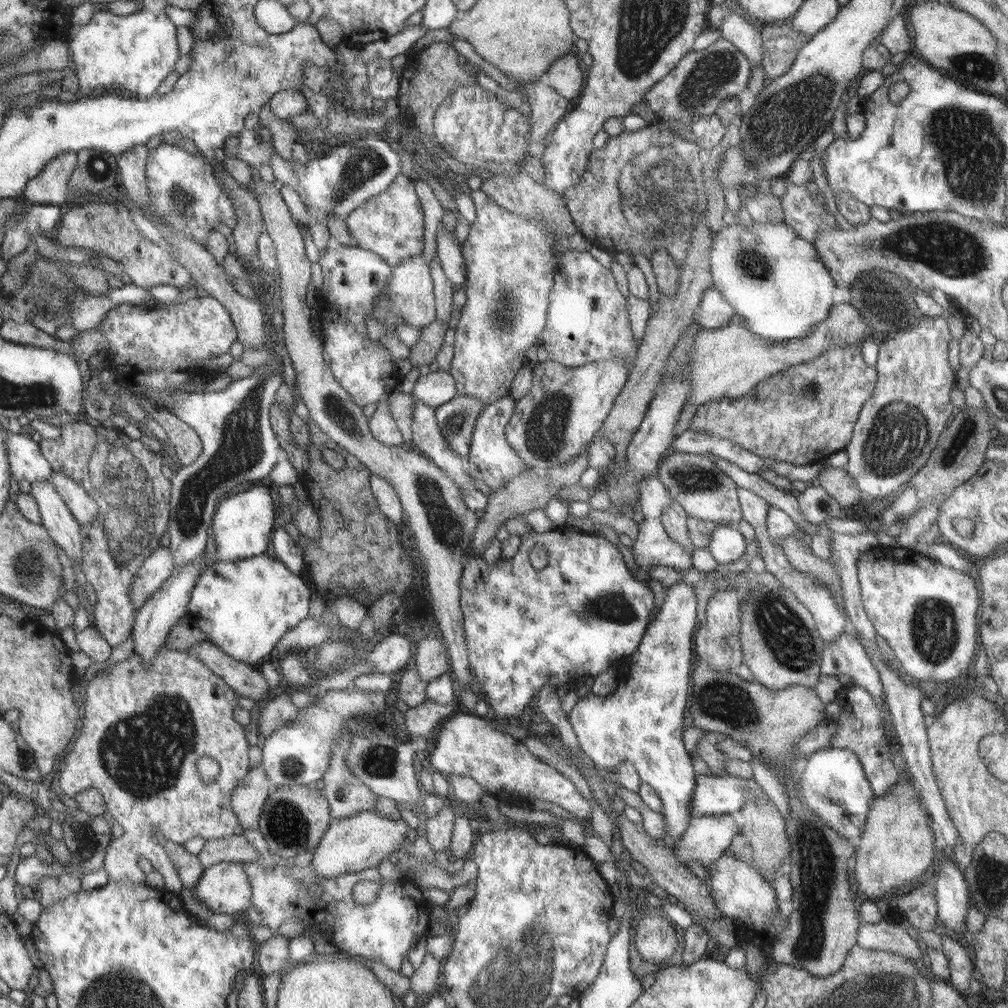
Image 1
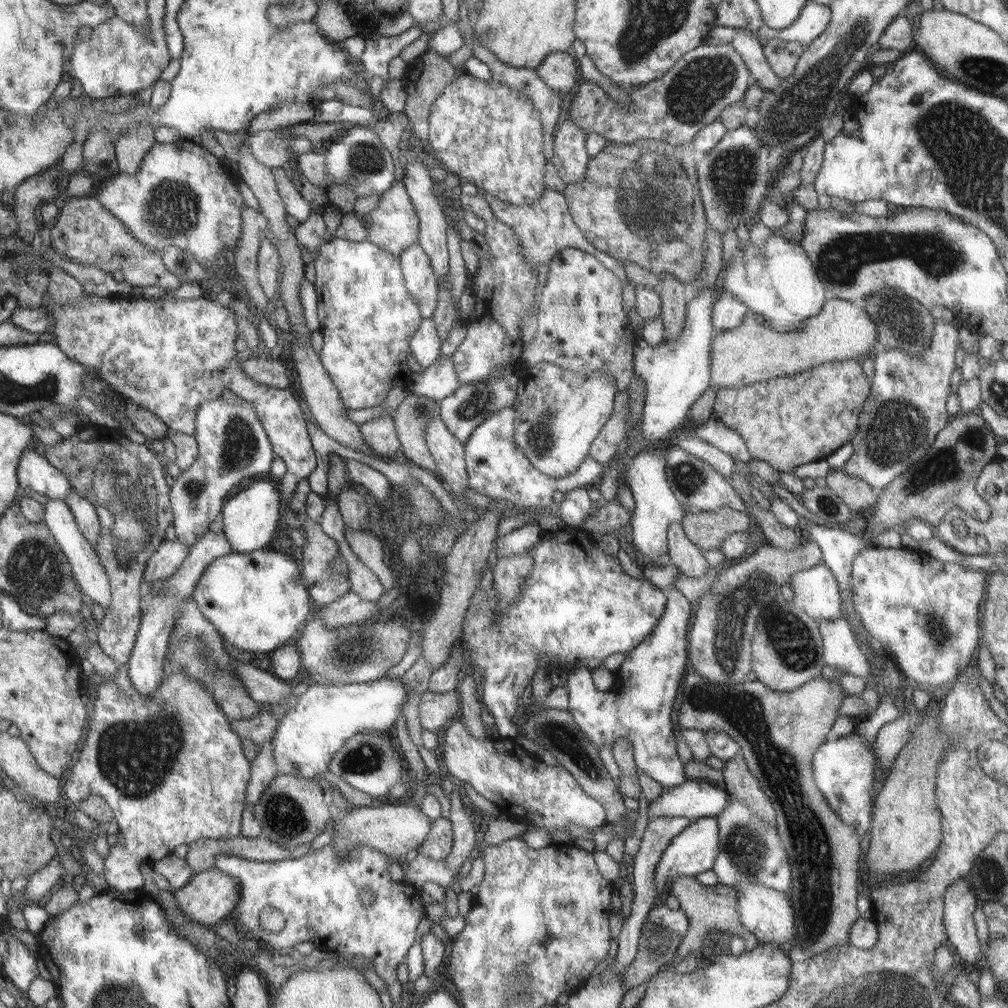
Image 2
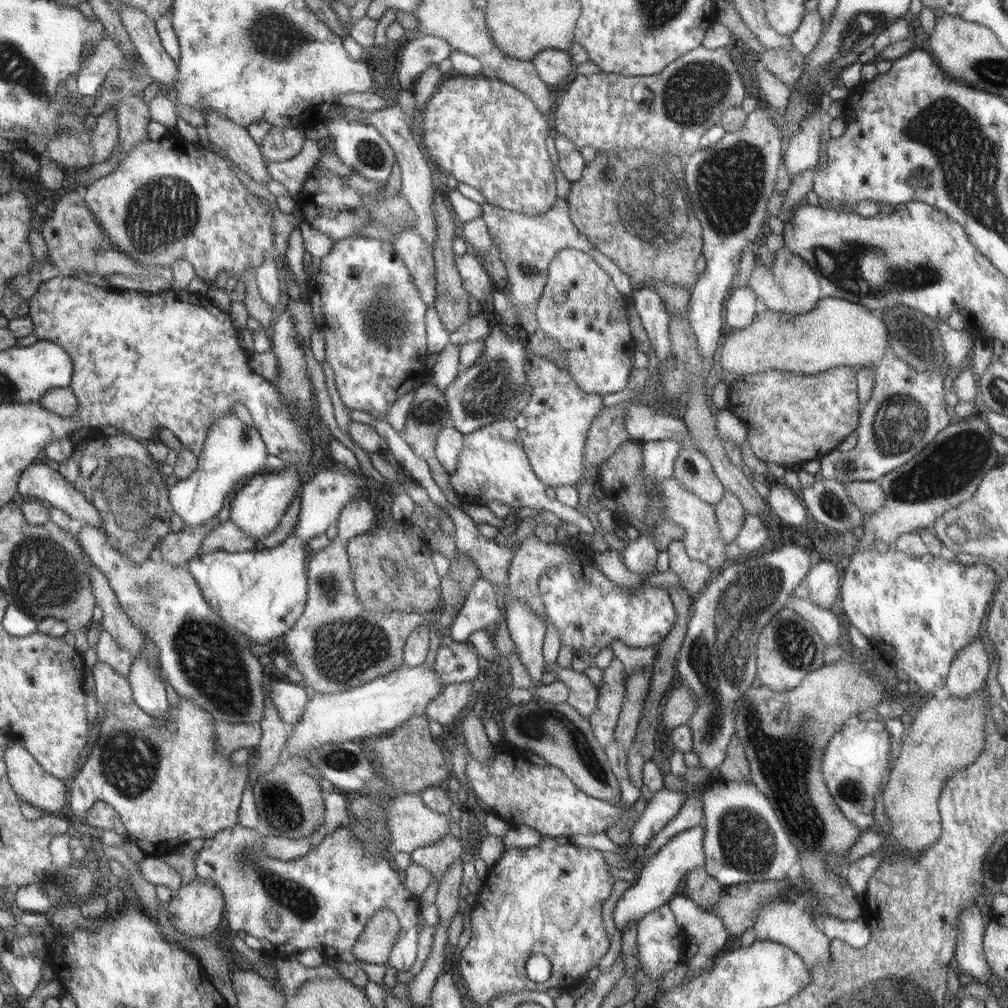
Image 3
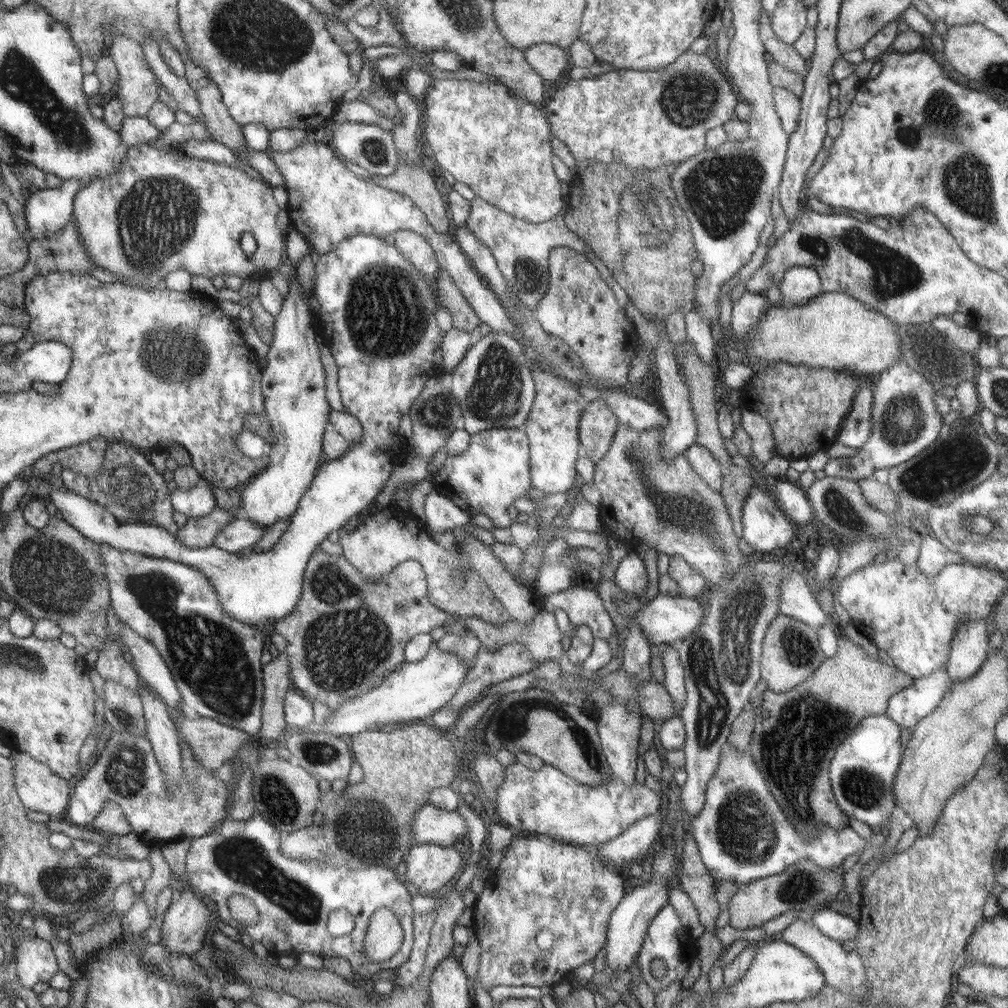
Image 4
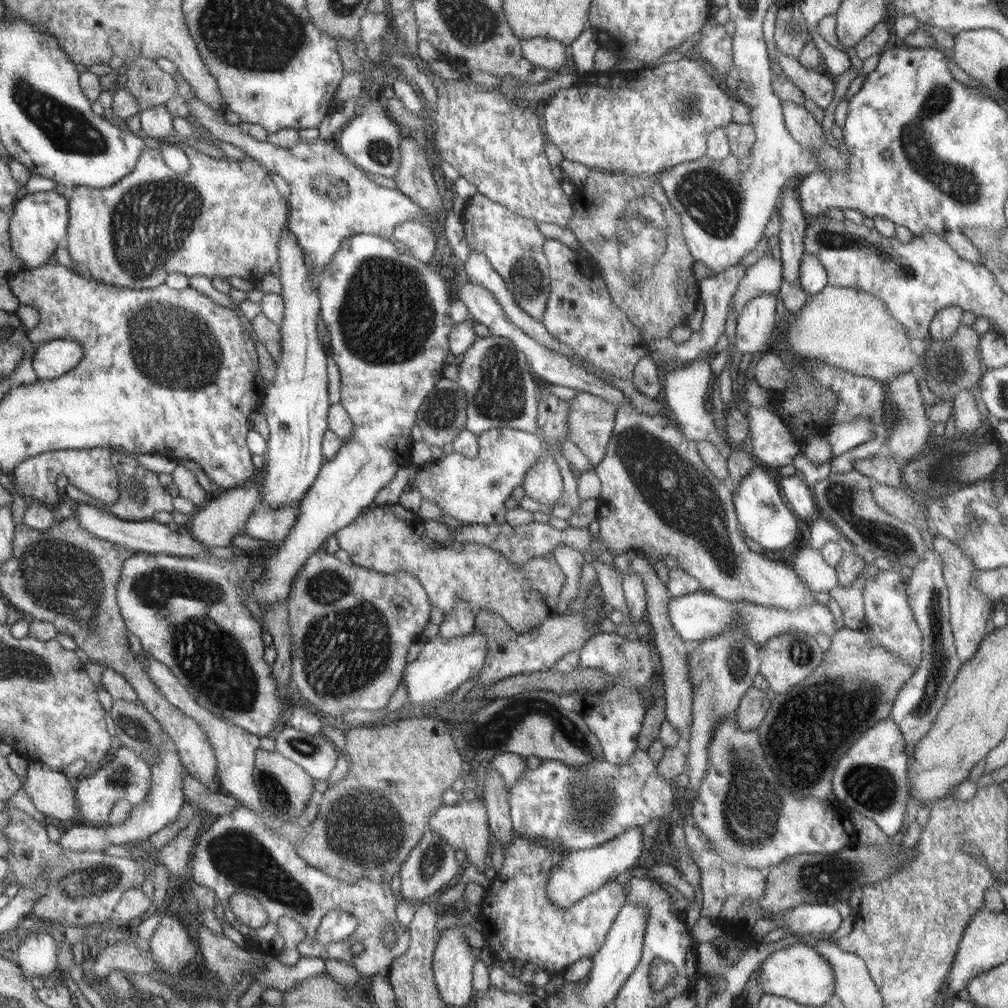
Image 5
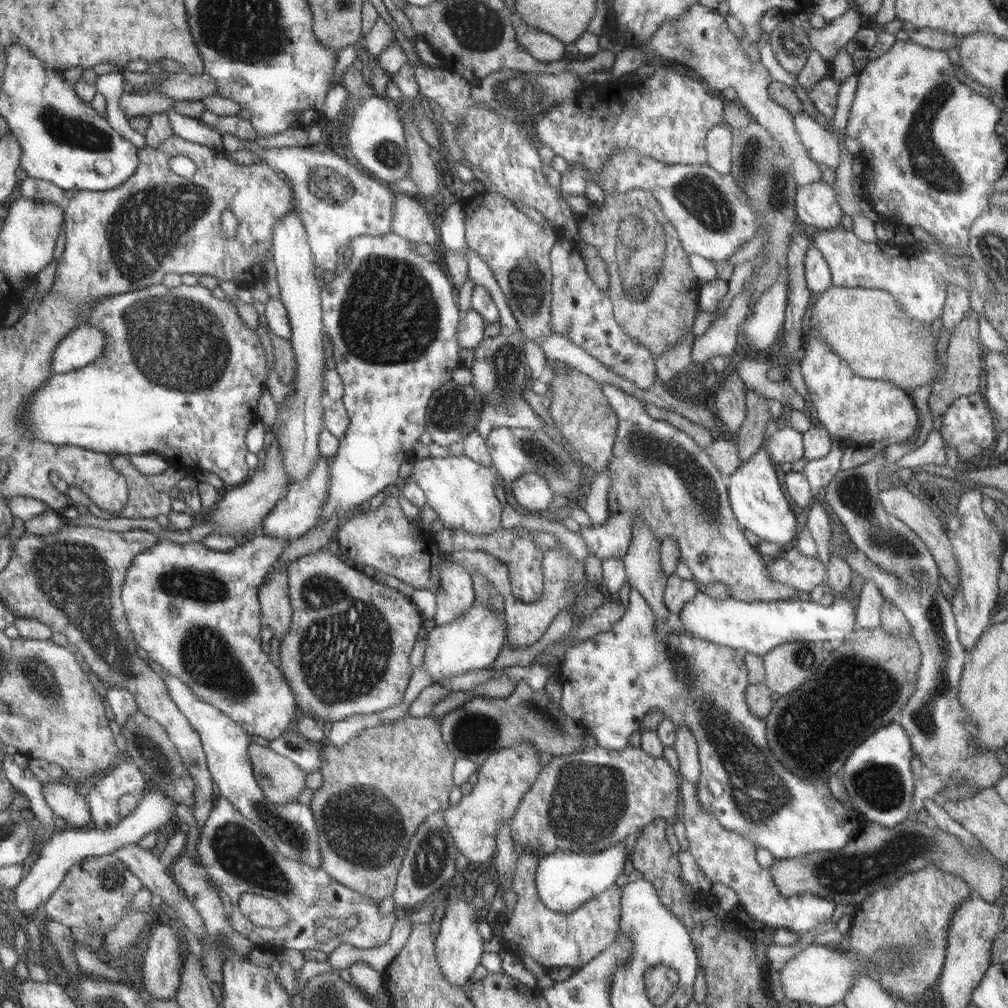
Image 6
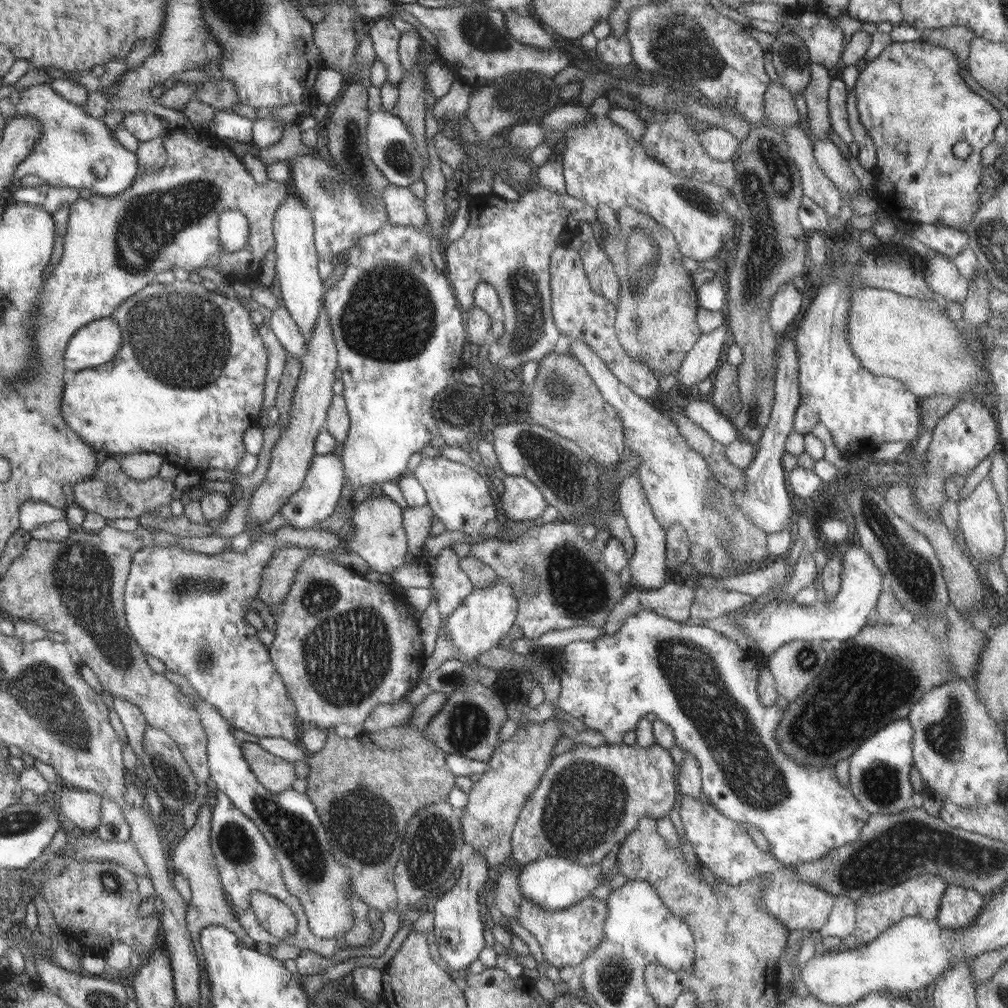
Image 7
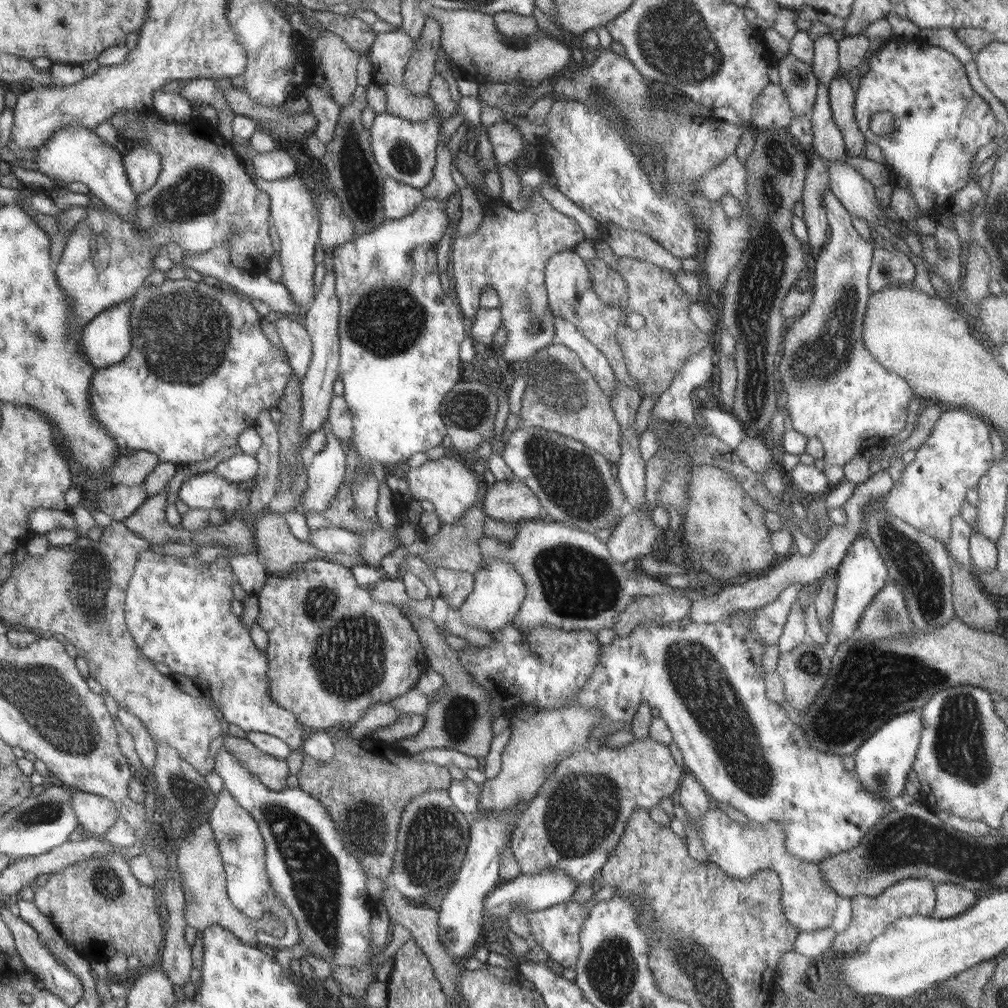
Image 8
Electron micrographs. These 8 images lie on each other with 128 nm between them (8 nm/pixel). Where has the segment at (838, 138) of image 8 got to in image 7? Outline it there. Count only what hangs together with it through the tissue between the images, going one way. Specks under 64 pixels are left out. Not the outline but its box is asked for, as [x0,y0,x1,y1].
[803,62,835,138]

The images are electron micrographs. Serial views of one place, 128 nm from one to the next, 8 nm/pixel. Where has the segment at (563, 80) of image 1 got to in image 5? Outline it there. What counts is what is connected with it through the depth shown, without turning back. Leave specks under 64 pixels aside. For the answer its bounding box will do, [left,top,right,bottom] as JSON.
[521,36,566,74]

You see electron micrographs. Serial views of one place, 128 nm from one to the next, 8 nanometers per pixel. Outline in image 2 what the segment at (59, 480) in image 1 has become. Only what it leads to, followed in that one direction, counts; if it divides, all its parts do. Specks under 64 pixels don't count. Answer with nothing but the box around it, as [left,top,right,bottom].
[65,488,103,544]

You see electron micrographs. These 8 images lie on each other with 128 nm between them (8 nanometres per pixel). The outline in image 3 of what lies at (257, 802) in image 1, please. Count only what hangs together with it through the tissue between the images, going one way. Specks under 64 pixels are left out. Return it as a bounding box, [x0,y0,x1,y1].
[250,700,288,784]

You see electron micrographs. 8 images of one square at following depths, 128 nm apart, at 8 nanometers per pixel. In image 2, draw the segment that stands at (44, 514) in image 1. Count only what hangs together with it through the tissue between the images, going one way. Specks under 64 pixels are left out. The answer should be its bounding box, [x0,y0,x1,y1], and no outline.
[43,500,113,612]

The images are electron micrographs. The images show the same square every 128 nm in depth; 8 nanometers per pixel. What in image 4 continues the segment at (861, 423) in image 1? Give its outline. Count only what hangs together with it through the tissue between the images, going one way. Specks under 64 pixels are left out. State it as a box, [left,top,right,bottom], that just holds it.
[824,315,982,481]

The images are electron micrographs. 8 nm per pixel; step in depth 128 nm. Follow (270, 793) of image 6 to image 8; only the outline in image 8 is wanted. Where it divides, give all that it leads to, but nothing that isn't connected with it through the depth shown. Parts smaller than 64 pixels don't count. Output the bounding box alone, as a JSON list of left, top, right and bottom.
[223,735,289,791]

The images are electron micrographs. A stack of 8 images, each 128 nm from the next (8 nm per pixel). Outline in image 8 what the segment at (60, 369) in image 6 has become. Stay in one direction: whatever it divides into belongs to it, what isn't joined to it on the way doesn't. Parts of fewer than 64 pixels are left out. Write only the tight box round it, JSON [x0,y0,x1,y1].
[81,299,133,368]

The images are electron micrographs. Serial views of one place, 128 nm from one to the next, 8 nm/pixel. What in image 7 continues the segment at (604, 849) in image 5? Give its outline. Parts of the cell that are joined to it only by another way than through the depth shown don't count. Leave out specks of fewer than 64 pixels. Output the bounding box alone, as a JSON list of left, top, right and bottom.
[518,856,606,912]

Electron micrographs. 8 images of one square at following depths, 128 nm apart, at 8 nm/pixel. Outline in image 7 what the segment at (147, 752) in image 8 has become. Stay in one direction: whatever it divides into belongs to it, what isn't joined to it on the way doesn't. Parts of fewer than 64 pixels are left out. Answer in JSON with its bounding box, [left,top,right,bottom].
[114,697,147,756]

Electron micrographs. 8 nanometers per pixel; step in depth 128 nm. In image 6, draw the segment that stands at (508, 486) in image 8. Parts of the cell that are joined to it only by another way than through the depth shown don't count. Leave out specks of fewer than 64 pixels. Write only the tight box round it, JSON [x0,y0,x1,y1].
[511,473,554,513]

